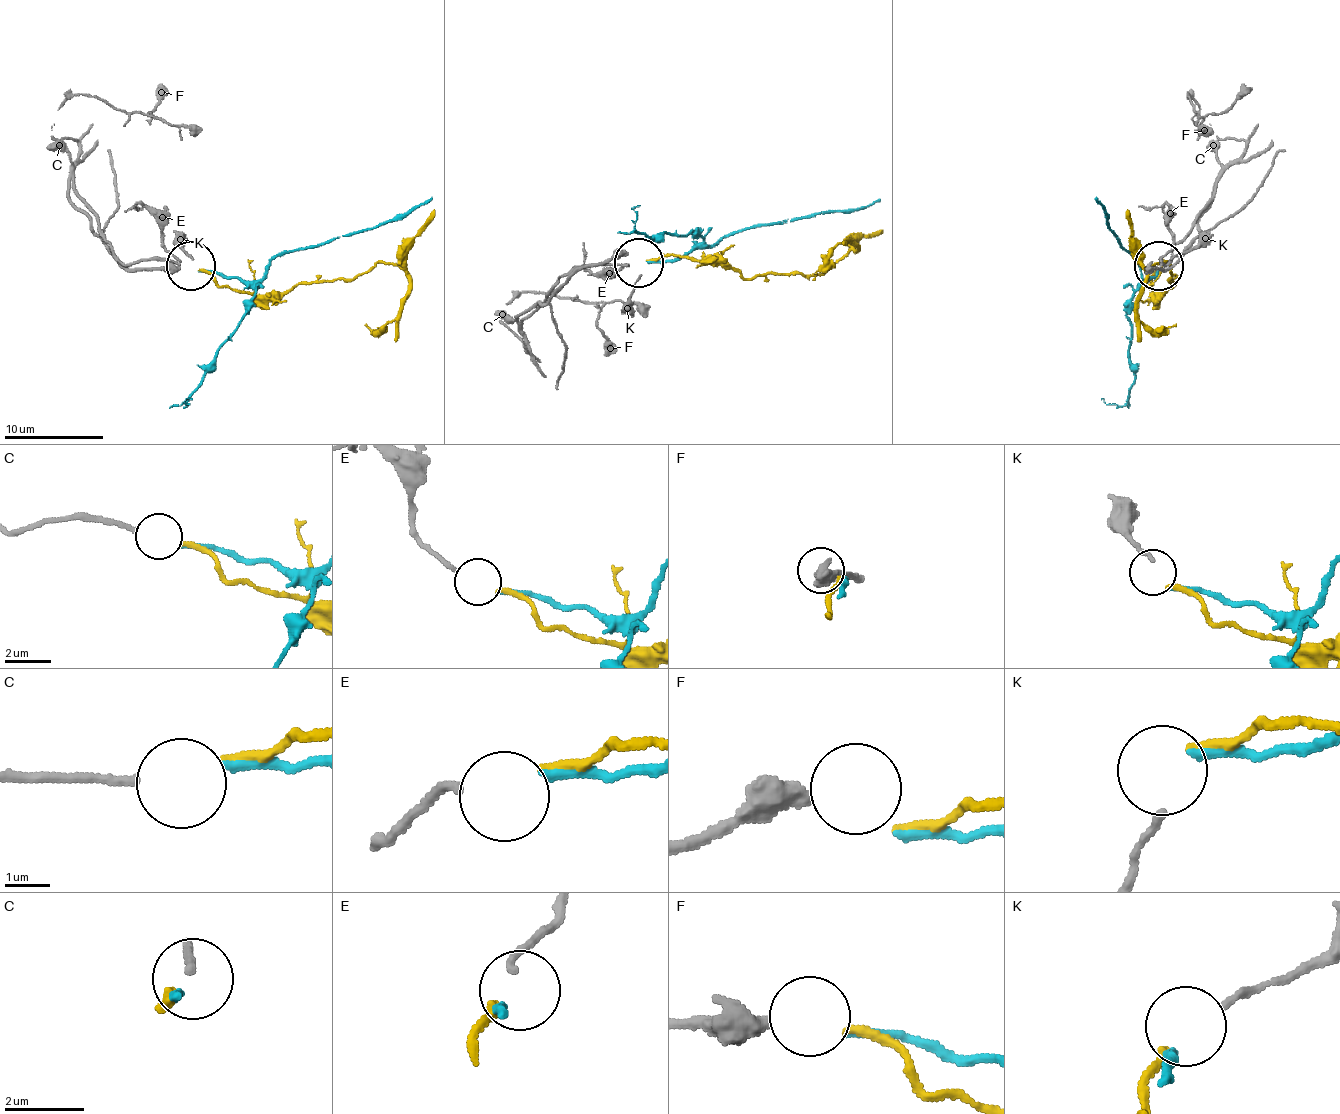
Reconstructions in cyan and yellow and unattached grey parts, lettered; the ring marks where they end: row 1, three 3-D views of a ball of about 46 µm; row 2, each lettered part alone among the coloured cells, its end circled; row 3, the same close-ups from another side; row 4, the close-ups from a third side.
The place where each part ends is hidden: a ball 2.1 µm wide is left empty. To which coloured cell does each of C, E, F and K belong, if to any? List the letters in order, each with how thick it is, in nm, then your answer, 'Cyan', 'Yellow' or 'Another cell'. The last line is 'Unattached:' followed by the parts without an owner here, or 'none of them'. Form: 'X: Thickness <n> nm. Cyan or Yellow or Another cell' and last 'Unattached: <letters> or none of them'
C: Thickness 200 nm. Cyan
E: Thickness 180 nm. Yellow
F: Thickness 360 nm. Another cell
K: Thickness 160 nm. Another cell
Unattached: F, K

